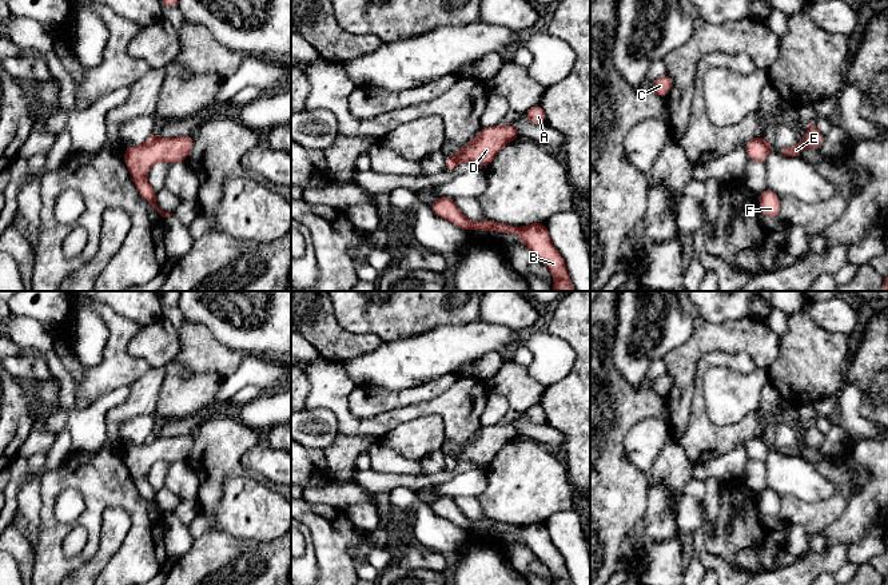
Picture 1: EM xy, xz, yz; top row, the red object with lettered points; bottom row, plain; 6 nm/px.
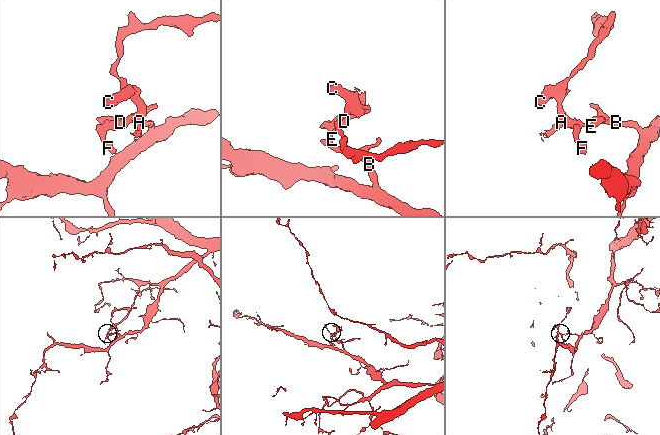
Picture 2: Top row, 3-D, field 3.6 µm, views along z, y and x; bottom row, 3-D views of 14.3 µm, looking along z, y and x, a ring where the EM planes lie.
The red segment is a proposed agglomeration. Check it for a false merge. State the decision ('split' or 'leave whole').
split

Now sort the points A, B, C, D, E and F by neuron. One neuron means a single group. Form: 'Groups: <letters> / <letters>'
Groups: A C D F / B E

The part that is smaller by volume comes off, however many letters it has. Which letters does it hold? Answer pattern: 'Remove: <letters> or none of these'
Remove: A, C, D, F

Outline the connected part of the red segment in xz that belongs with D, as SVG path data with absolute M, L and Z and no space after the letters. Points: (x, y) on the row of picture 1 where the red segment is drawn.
M513 123L482 128L475 139L463 148L450 155L457 163L471 163L487 167L497 156L499 150L509 142L521 138Z

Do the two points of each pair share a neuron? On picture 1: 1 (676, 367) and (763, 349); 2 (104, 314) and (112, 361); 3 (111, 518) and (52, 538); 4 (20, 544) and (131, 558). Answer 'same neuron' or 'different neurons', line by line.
1: same neuron
2: same neuron
3: different neurons
4: different neurons

